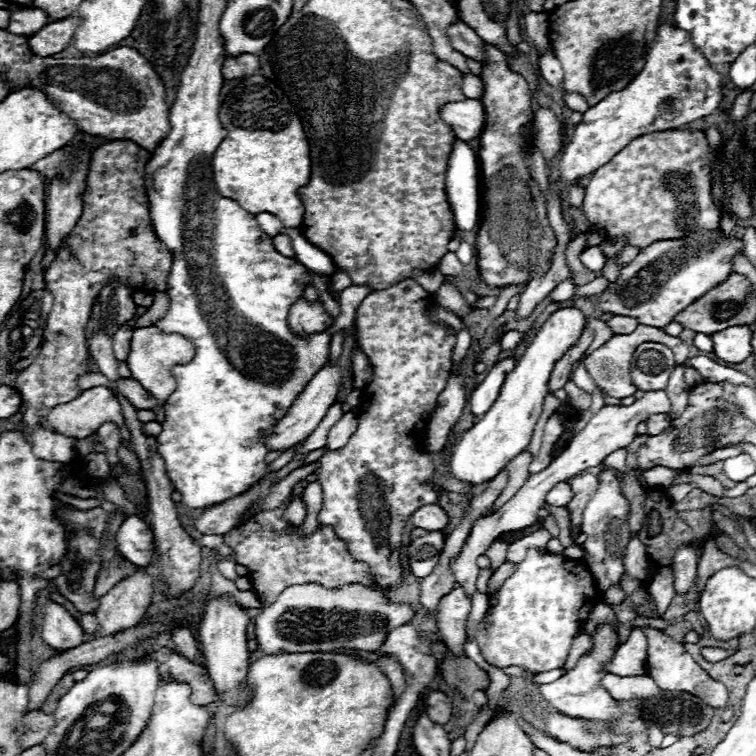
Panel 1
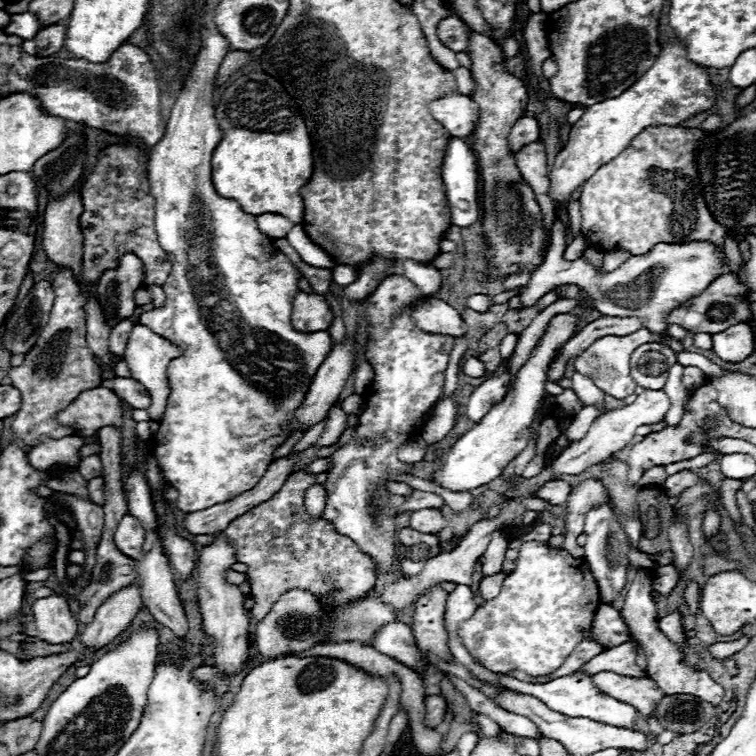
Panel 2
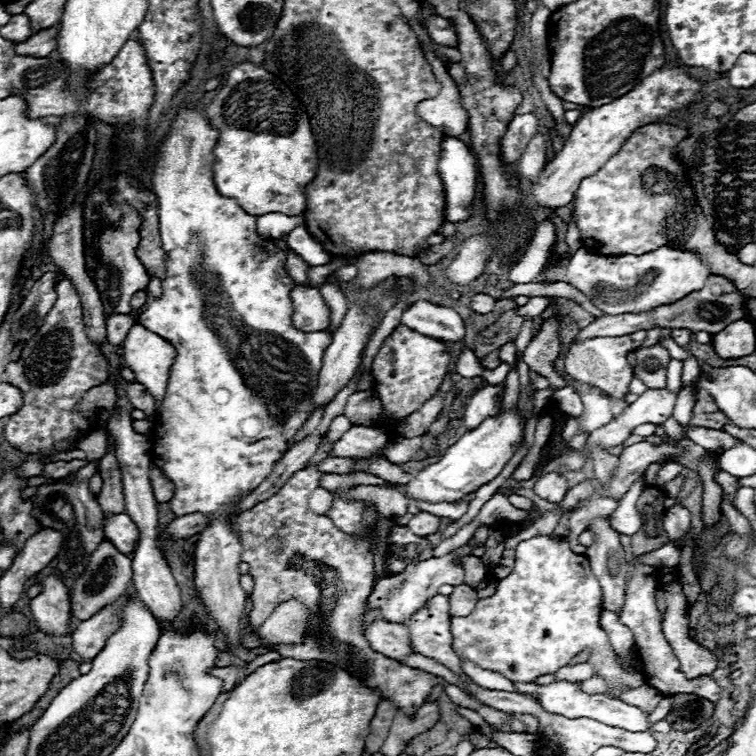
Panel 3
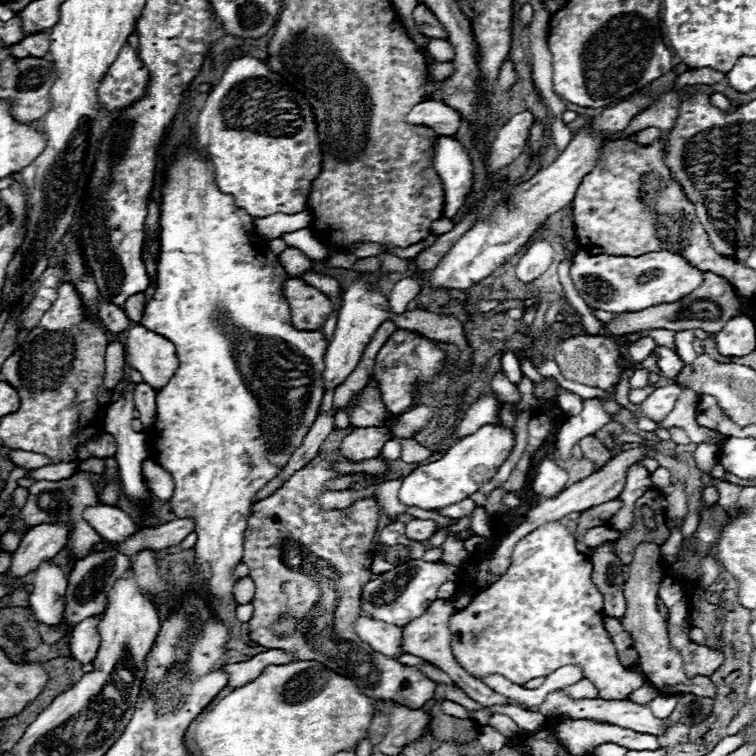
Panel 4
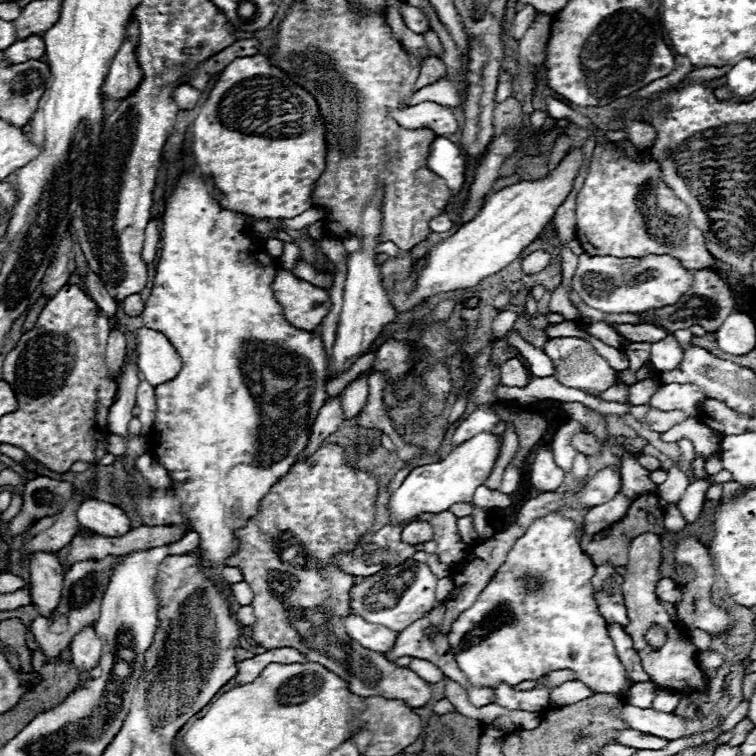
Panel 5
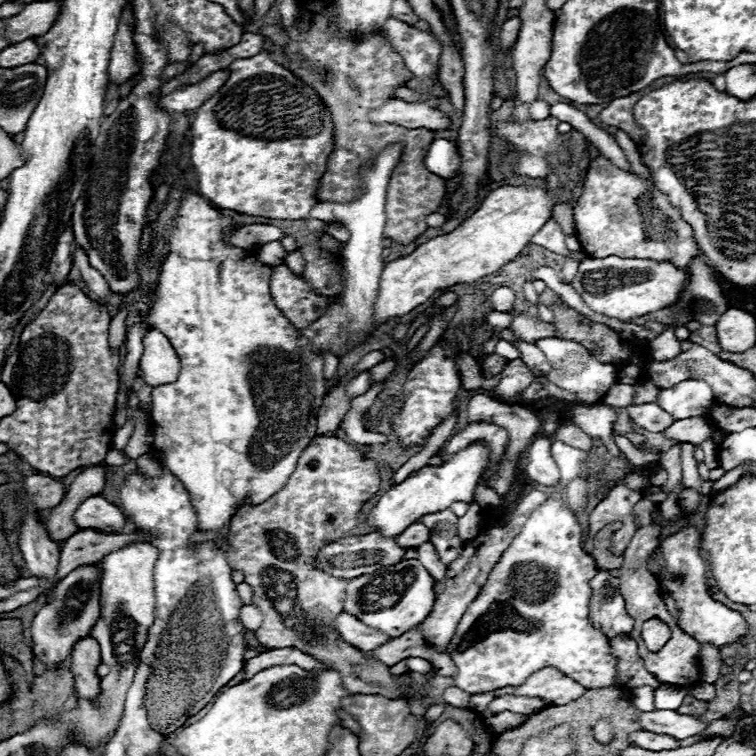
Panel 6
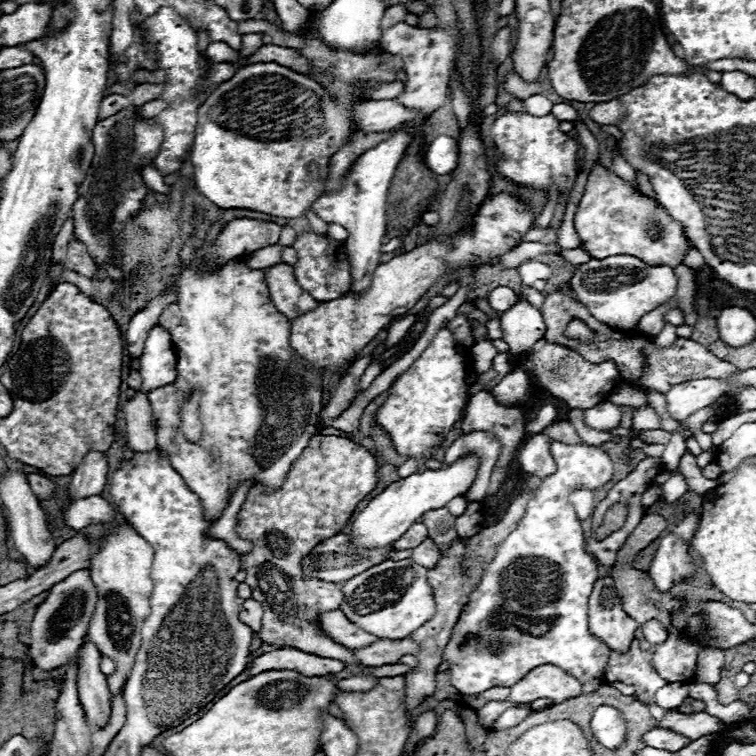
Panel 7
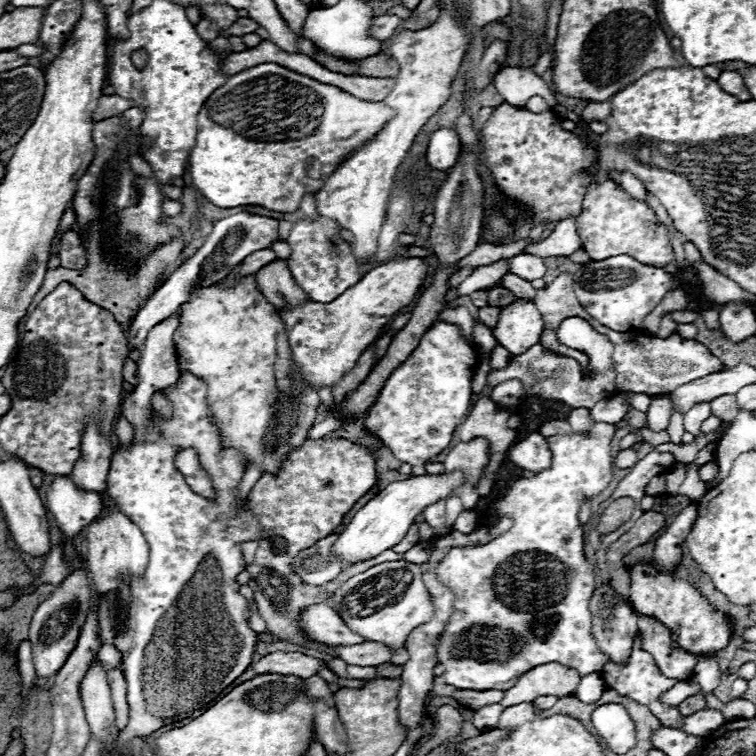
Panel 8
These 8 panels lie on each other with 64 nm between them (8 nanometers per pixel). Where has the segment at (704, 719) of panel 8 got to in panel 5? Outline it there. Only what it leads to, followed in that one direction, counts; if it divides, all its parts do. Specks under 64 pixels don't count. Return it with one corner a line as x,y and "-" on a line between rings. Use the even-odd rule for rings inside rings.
626,704
620,710
620,716
630,724
630,728
660,736
660,738
668,738
668,740
682,738
688,722
676,714
658,712
652,708
636,708
632,704

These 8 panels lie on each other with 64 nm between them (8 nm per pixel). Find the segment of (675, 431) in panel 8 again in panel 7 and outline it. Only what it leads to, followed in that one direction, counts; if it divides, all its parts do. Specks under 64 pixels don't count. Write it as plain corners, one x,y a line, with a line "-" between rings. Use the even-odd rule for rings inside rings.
670,432
670,442
666,444
666,450
662,454
662,458
666,458
666,470
668,472
678,468
684,450
686,450
686,444
684,444
682,434
680,432

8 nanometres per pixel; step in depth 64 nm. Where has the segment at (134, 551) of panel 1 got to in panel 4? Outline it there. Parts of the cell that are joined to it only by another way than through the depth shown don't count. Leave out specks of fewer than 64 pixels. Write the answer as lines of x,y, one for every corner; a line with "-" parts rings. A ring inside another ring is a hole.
104,504
88,506
88,508
84,508
82,518
90,526
94,526
94,530
98,530
98,534
102,534
102,538
106,538
110,542
122,542
122,538
128,538
138,528
132,522
132,518
116,506
104,506

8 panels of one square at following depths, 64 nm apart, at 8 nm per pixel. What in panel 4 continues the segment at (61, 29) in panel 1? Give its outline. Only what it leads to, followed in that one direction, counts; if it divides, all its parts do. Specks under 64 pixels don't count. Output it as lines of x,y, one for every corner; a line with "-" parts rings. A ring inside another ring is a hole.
42,32
42,34
30,34
24,40
20,40
18,44
12,44
10,46
10,54
14,58
28,58
28,56
42,58
42,56
48,54
46,42
48,42
48,34
46,32

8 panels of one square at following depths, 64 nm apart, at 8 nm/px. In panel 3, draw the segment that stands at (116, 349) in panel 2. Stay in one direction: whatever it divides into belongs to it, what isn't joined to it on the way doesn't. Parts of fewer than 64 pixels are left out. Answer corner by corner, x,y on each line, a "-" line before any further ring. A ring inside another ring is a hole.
106,314
106,334
114,346
120,346
124,342
132,326
134,326
134,320
130,314

